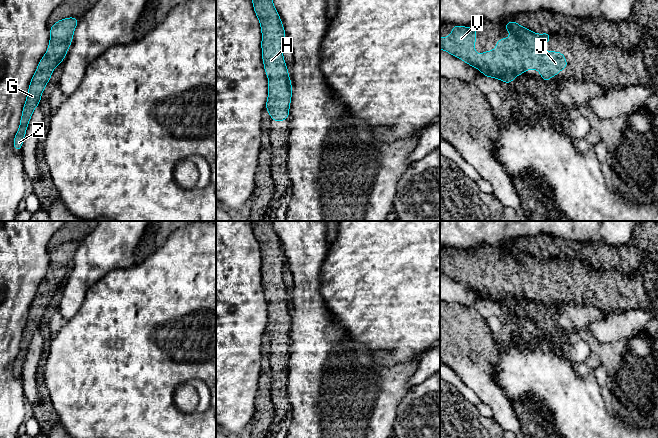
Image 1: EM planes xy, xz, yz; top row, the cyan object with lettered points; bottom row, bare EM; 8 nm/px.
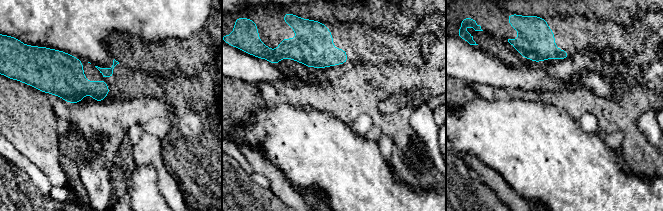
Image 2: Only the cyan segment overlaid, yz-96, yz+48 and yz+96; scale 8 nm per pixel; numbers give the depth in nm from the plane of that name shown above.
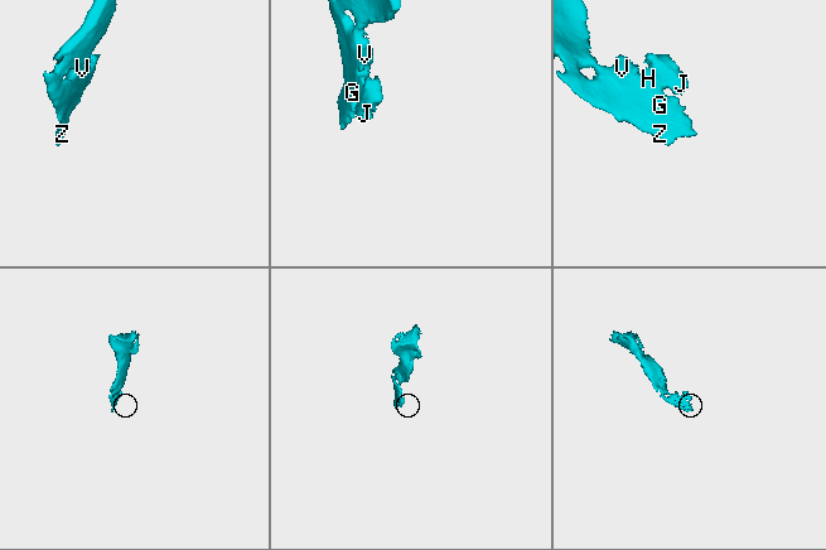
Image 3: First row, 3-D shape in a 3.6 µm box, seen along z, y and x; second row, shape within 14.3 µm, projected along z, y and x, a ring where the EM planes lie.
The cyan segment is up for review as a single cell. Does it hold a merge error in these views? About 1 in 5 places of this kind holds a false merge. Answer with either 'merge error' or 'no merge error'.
no merge error

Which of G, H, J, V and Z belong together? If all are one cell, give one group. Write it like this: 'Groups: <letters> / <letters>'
Groups: G H J V Z

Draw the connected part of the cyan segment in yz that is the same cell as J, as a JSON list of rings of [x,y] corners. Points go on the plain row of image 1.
[[[514,244],[505,247],[503,252],[514,261],[498,263],[494,276],[489,274],[478,279],[474,274],[477,253],[455,248],[450,261],[440,261],[440,273],[479,293],[484,301],[502,304],[507,309],[510,309],[517,299],[523,299],[525,294],[530,295],[532,292],[540,296],[544,307],[567,292],[568,286],[563,276],[537,273],[541,265],[545,266],[544,271],[551,265],[552,261],[548,255],[545,254],[539,259],[521,251]]]

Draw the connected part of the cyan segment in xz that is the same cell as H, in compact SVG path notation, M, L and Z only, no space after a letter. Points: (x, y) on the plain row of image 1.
M252 221L252 228L261 250L261 272L264 294L269 302L265 333L271 344L289 343L292 308L283 282L286 257L272 221Z

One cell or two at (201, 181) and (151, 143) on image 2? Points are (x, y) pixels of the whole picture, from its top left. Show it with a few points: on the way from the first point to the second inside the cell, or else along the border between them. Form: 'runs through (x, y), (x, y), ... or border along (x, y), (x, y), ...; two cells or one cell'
border along (160, 138), (162, 147); two cells

